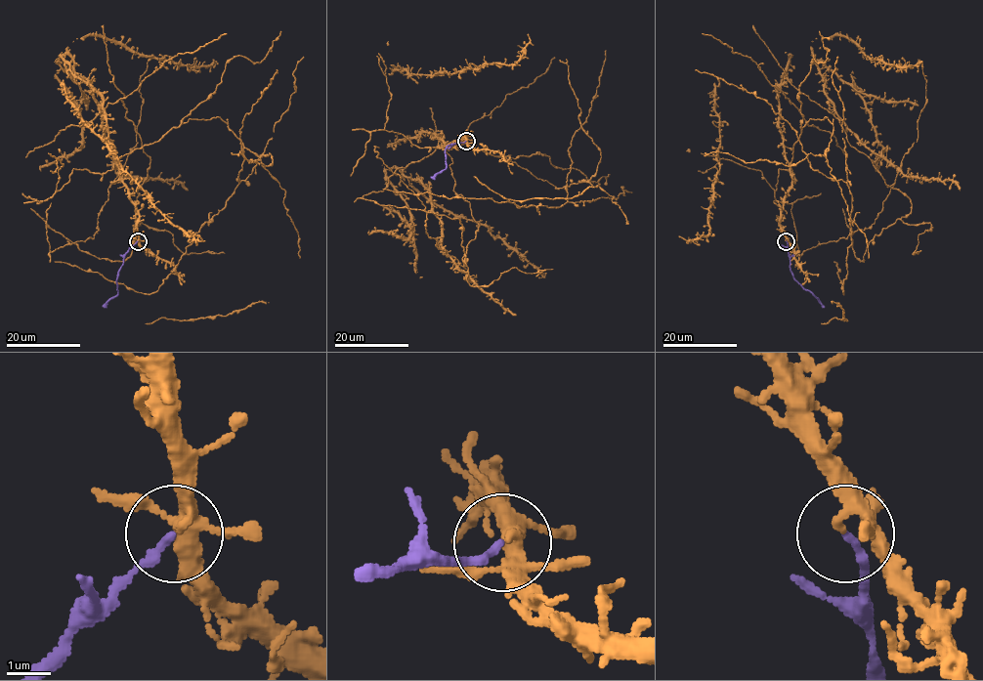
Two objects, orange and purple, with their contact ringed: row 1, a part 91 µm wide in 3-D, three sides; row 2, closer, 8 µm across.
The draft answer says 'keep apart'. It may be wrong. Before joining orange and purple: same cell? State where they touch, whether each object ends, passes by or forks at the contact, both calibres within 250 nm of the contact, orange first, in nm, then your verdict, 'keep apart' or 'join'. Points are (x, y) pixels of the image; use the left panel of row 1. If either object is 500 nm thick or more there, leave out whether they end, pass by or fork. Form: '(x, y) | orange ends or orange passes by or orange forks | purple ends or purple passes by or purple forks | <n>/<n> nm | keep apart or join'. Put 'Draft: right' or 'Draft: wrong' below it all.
(138, 241) | orange passes by | purple ends | 160/170 nm | keep apart
Draft: right

